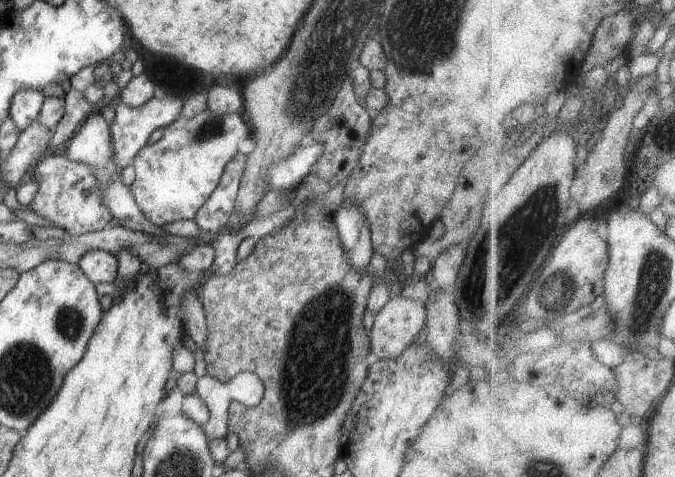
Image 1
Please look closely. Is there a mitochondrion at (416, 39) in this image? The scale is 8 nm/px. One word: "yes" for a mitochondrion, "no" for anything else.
yes

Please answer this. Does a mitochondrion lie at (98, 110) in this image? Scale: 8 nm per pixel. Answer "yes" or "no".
no

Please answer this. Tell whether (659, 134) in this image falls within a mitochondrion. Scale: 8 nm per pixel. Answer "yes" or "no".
no

